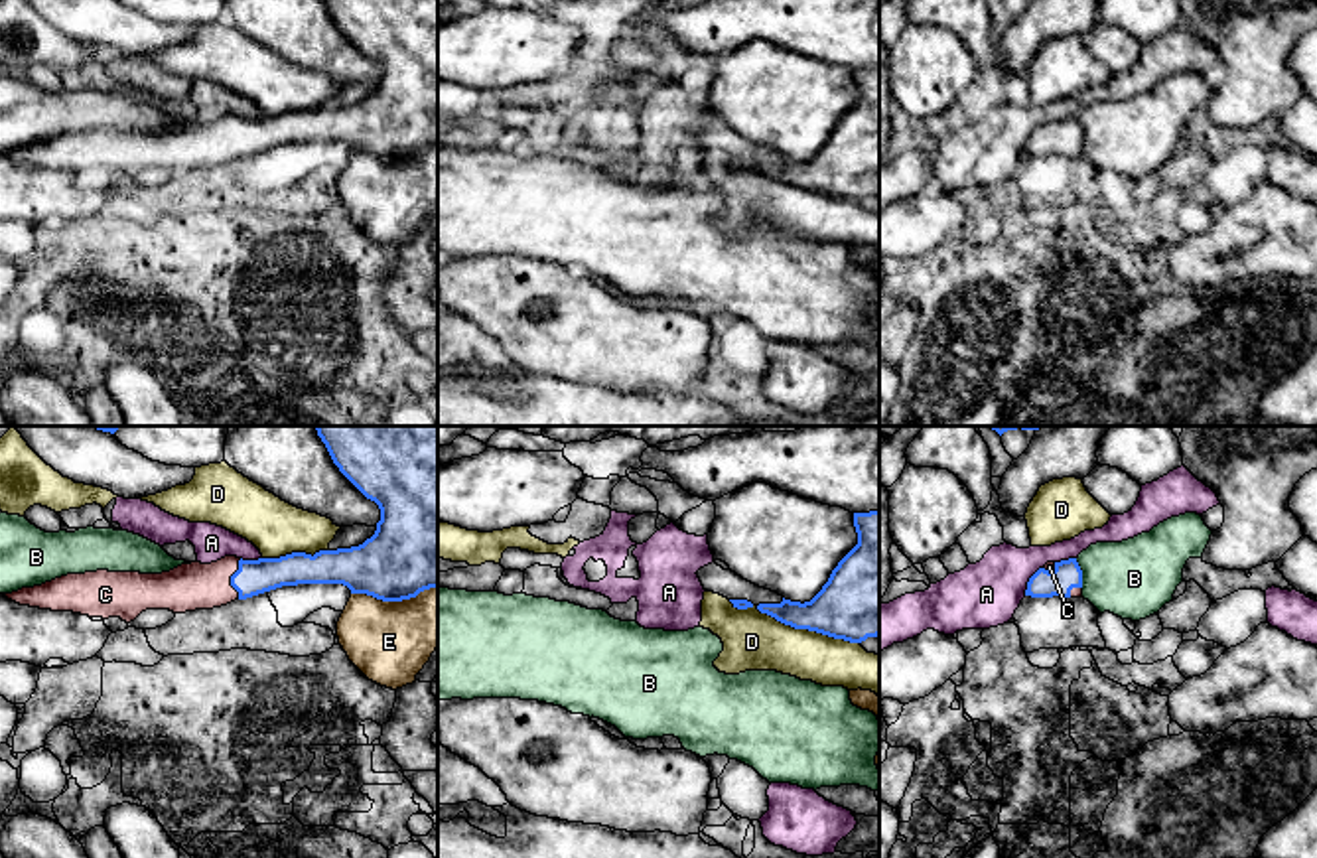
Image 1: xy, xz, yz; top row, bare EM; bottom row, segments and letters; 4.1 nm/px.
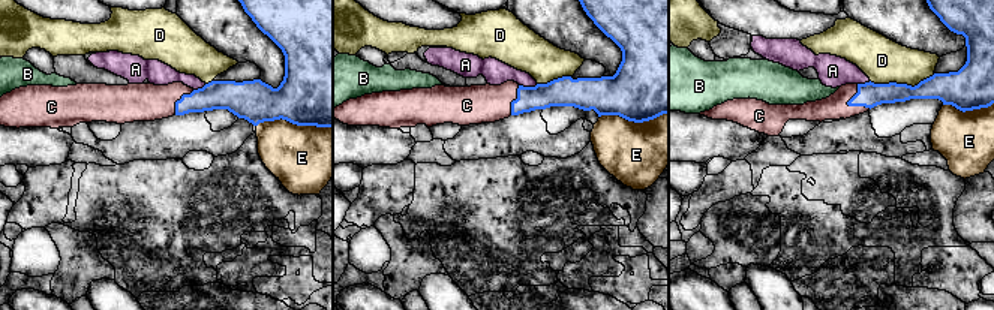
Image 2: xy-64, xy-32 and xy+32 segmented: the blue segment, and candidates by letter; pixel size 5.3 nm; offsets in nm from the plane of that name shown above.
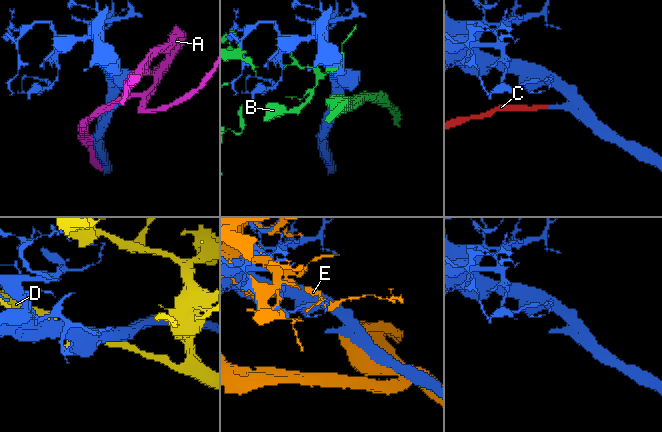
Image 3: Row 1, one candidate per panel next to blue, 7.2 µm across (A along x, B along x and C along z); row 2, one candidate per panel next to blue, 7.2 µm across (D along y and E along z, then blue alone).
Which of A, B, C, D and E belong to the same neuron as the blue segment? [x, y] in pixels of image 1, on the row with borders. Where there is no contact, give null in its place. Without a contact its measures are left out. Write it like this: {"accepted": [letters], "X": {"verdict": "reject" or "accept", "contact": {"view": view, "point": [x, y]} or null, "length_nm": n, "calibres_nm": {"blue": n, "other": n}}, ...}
{"accepted": ["C"], "A": {"verdict": "reject", "contact": {"view": "yz", "point": [1030, 580]}, "length_nm": 140, "calibres_nm": {"blue": 120, "other": 280}}, "B": {"verdict": "reject", "contact": {"view": "yz", "point": [1081, 572]}, "length_nm": 120, "calibres_nm": {"blue": 120, "other": 320}}, "C": {"verdict": "accept", "contact": {"view": "xy", "point": [231, 578]}, "length_nm": 170, "calibres_nm": {"blue": 140, "other": 190}}, "D": {"verdict": "reject", "contact": {"view": "xz", "point": [793, 626]}, "length_nm": 550, "calibres_nm": {"blue": 280, "other": 240}}, "E": {"verdict": "reject", "contact": {"view": "xy", "point": [393, 600]}, "length_nm": 360, "calibres_nm": {"blue": 360, "other": 340}}}

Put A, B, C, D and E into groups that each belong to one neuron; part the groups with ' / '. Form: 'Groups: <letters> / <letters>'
Groups: A / B / C / D / E

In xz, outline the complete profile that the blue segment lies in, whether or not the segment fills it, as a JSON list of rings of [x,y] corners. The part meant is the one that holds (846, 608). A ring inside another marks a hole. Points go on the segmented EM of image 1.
[[[879,511],[854,513],[858,544],[838,562],[810,602],[759,604],[795,629],[862,643],[879,635]]]

